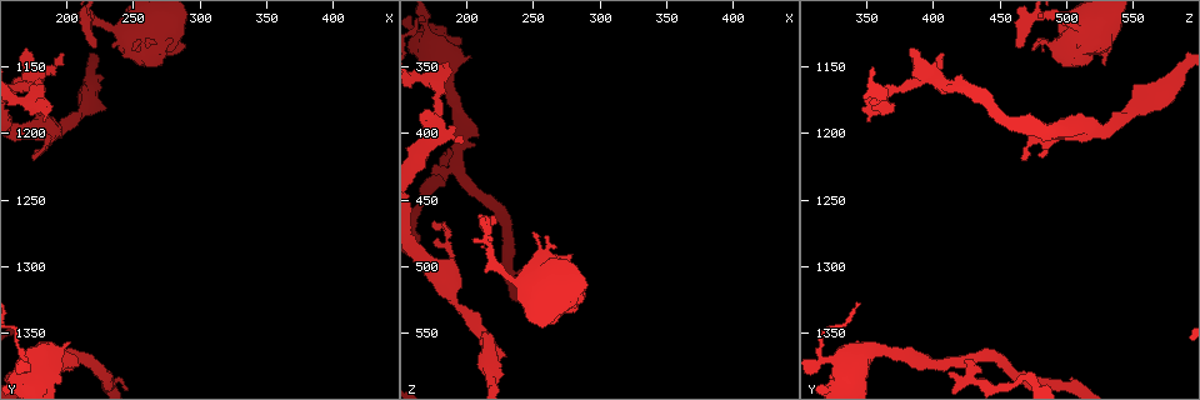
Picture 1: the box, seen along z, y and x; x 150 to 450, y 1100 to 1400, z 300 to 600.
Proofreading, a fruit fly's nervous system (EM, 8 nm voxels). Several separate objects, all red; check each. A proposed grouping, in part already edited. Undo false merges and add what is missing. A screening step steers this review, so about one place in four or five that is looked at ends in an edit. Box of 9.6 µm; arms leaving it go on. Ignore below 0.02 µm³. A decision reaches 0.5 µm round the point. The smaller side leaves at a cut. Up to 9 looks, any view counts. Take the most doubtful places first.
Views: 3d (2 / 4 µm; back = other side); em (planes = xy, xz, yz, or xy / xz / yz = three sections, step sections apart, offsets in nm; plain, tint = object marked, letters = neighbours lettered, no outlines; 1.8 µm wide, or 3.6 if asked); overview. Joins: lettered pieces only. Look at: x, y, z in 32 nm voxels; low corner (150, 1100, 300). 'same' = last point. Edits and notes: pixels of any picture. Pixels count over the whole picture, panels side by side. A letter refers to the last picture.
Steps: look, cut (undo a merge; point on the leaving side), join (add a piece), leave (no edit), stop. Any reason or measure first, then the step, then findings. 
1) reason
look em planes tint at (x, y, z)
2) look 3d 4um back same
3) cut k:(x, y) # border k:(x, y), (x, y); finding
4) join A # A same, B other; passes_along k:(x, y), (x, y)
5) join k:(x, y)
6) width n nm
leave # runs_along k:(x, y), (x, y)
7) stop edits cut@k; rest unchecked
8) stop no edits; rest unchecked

end of a long branch
look em yz step 4 letters at (220, 1134, 462)

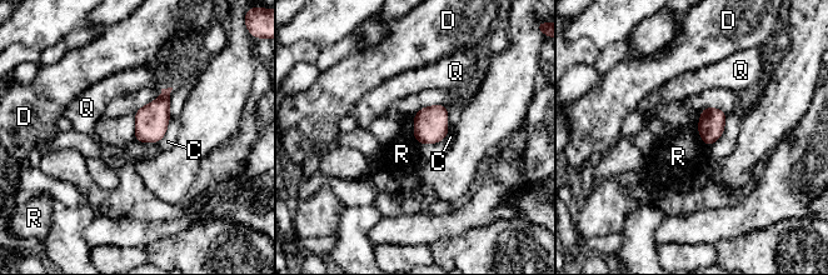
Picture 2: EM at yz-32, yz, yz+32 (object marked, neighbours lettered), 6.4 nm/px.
leave # C other, D other, Q other, R other; no lettered piece goes on from it

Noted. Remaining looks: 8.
an open end
look em planes letters at (196, 1138, 406)

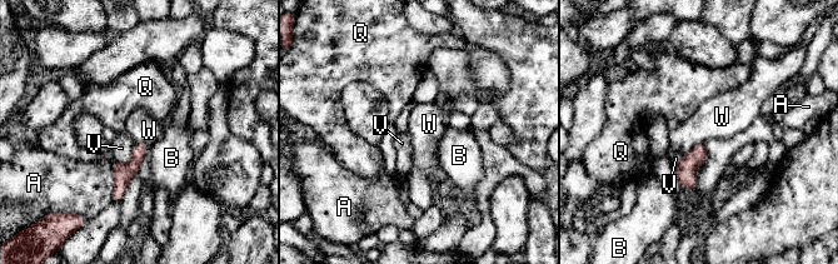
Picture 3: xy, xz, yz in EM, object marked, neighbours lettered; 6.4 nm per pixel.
leave # A other, B other, Q other, V other, W other; runs_along 3:(143, 147), (123, 175), (115, 199); none of them fits

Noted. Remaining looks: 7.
three arms meet
look em planes letters at (194, 1374, 424)

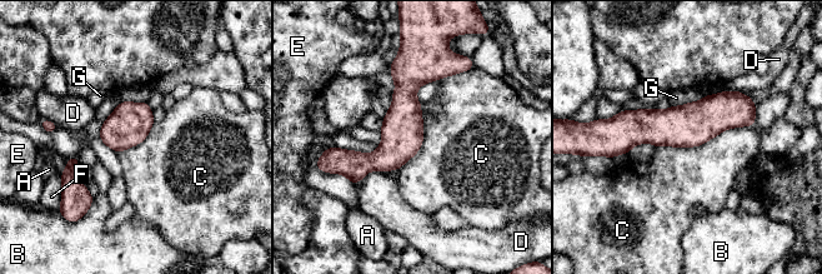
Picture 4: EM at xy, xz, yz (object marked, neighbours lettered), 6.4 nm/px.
leave # A other, B other, C other, D other, E other, F other, G other; border 4:(752, 125), (655, 147); one cell here

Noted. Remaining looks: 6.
sudden change in width
look 3d 4um at (178, 1172, 360)

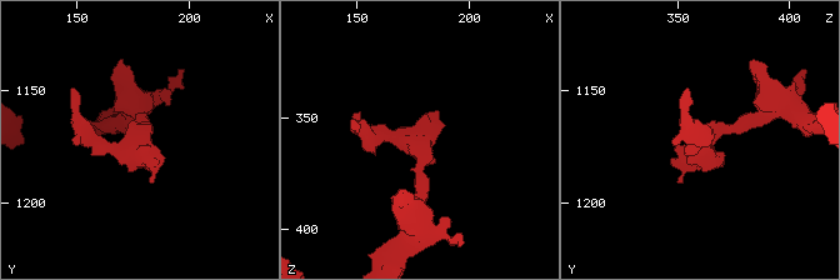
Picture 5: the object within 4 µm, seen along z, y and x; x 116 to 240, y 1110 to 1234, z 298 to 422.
shape alone is not enough
look em planes tint at (179, 1171, 363)

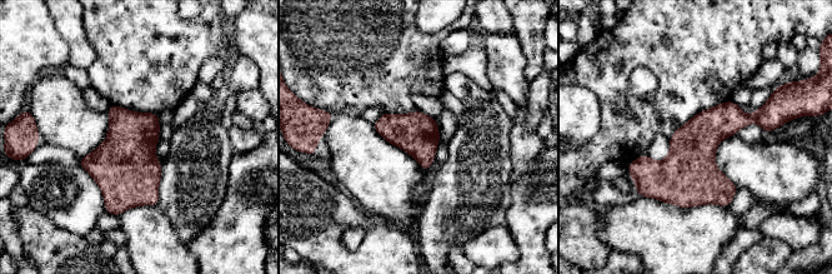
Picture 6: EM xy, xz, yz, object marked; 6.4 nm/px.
what lies round it
look em planes letters same

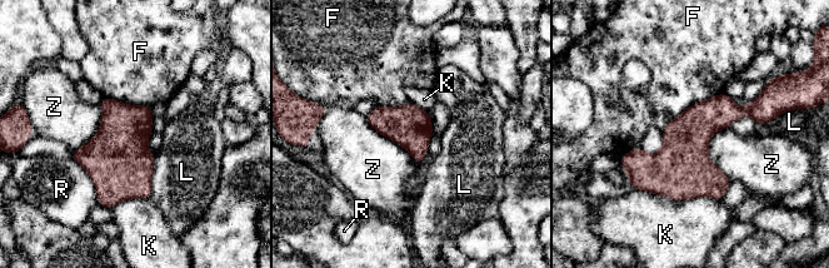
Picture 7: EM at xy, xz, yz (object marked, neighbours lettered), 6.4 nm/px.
leave # F other, K other, L other, R other, Z other; continuous, no second cell

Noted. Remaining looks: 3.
stop no edits; rest unchecked

